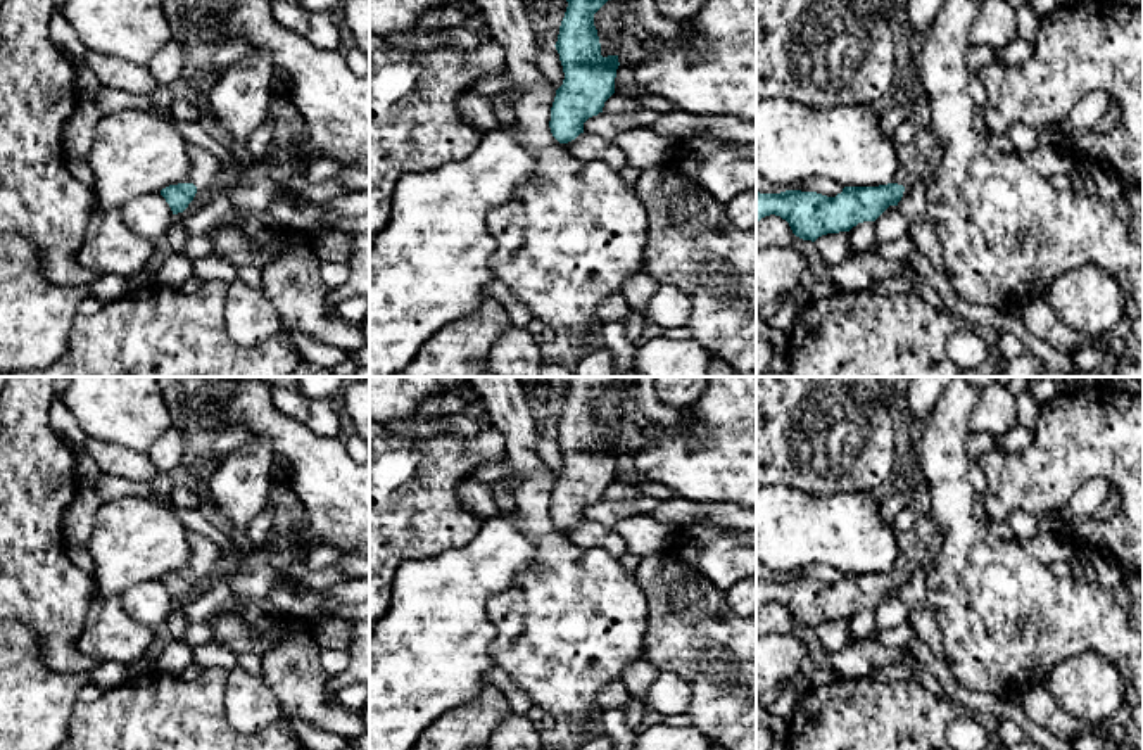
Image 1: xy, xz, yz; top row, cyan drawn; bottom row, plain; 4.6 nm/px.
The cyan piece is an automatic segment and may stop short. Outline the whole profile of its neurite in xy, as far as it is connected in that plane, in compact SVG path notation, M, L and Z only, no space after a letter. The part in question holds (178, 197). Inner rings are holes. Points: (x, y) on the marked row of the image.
M190 145L188 154L192 162L192 181L169 185L161 190L173 214L183 213L193 200L197 190L211 185L219 169L219 164L207 150Z

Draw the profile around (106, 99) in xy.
M102 86L98 88L90 99L104 114L119 112L126 109L164 109L166 107L166 95L154 95L154 97L142 97L123 90L114 90Z

